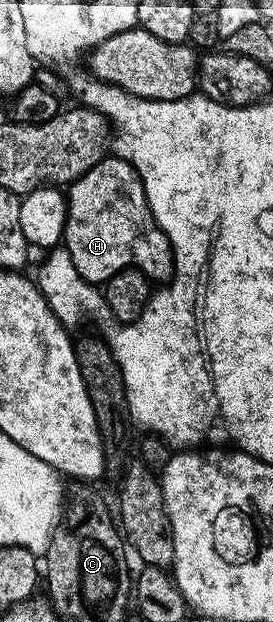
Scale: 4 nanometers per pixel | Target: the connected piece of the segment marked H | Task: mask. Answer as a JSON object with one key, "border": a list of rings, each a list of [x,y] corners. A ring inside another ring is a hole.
{"border":[[[103,157],[92,171],[80,175],[80,179],[70,182],[66,193],[66,231],[64,248],[70,256],[73,272],[87,283],[105,283],[121,269],[138,269],[154,283],[166,283],[174,275],[174,253],[170,249],[170,240],[166,232],[156,223],[144,183],[140,175],[120,157]]]}

